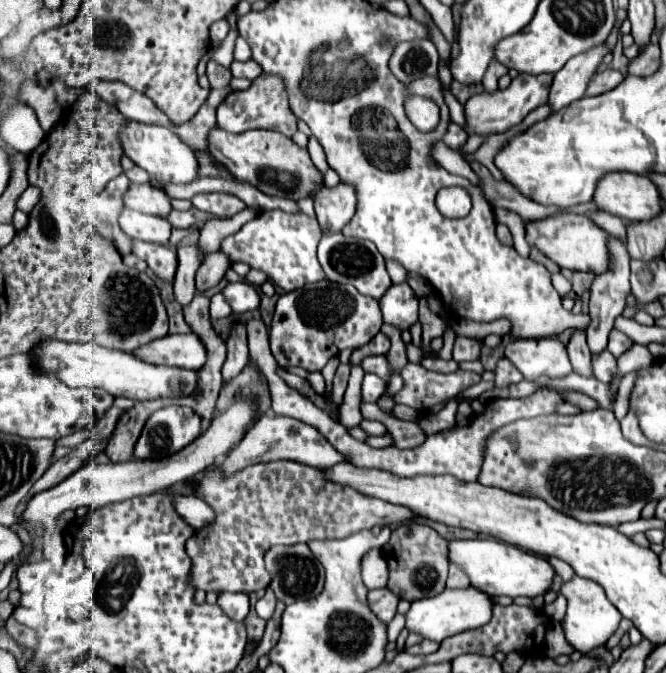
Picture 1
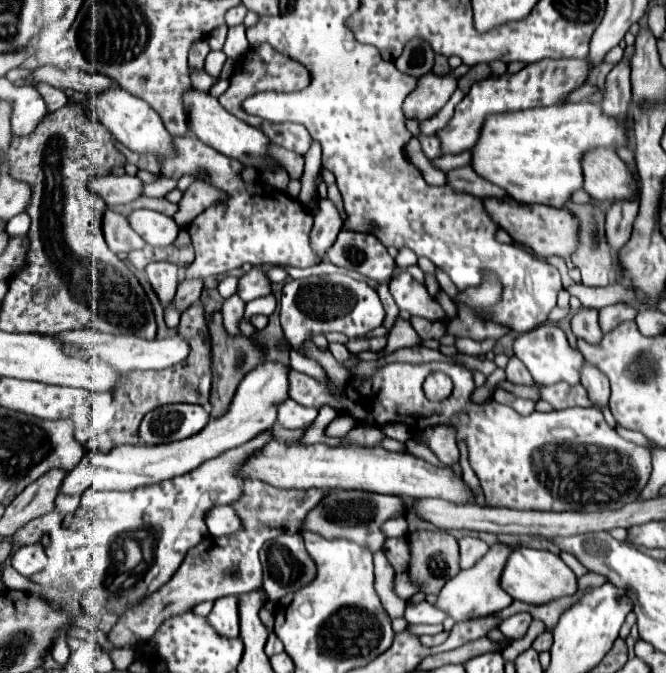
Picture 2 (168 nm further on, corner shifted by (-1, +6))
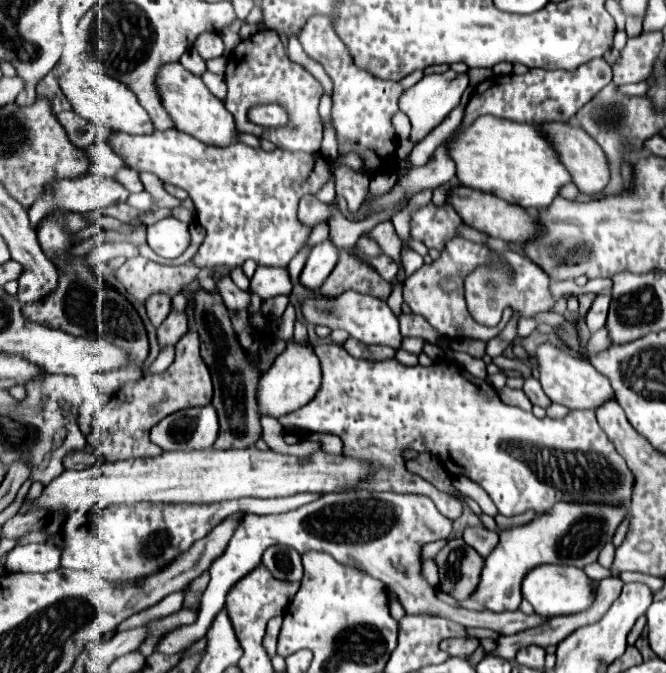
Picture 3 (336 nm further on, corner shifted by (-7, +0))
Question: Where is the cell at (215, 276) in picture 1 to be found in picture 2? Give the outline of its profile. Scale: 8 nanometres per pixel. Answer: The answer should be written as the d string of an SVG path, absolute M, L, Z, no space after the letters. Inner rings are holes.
M202 280L180 282L178 292L174 296L174 308L178 312L184 312L186 308L190 308L192 304L196 304L200 300L200 292L202 292Z

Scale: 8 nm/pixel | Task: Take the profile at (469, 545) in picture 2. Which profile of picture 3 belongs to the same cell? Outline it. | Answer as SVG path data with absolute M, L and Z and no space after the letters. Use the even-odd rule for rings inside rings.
M466 528L464 542L468 546L472 546L482 558L486 558L498 544L498 534L492 530L486 530L486 528Z

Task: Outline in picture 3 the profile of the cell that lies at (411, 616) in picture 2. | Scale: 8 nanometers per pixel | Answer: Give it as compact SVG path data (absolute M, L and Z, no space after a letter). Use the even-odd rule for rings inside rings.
M348 490L348 492L332 492L324 494L318 500L296 508L286 514L272 514L272 516L258 516L258 514L244 514L236 530L228 542L226 552L216 558L210 566L210 584L208 592L204 592L204 600L200 602L198 610L198 620L190 626L178 626L172 632L166 632L158 646L156 652L164 656L172 656L182 652L184 648L192 646L200 638L206 636L212 620L216 614L224 608L226 594L230 588L248 576L256 566L260 566L262 554L266 548L274 544L284 544L296 548L300 554L308 550L318 550L330 554L334 560L342 564L352 564L354 568L360 568L368 572L370 576L376 576L382 580L388 590L394 590L398 600L402 602L402 608L406 614L412 616L440 616L446 620L452 620L462 626L474 626L474 628L490 628L498 632L500 636L504 634L516 634L534 626L540 626L546 618L532 614L526 616L522 610L514 612L488 612L488 610L470 610L470 608L460 608L460 606L450 606L444 604L436 598L436 592L426 580L420 576L420 548L426 542L442 540L450 534L452 530L452 520L442 516L434 502L426 496L408 496L408 494L392 494L392 492L376 492L376 490ZM356 492L356 494L354 494ZM372 510L372 512L370 512ZM386 520L388 520L388 530L386 530ZM370 526L372 526L372 542L370 542ZM354 528L356 528L356 538L354 538Z

